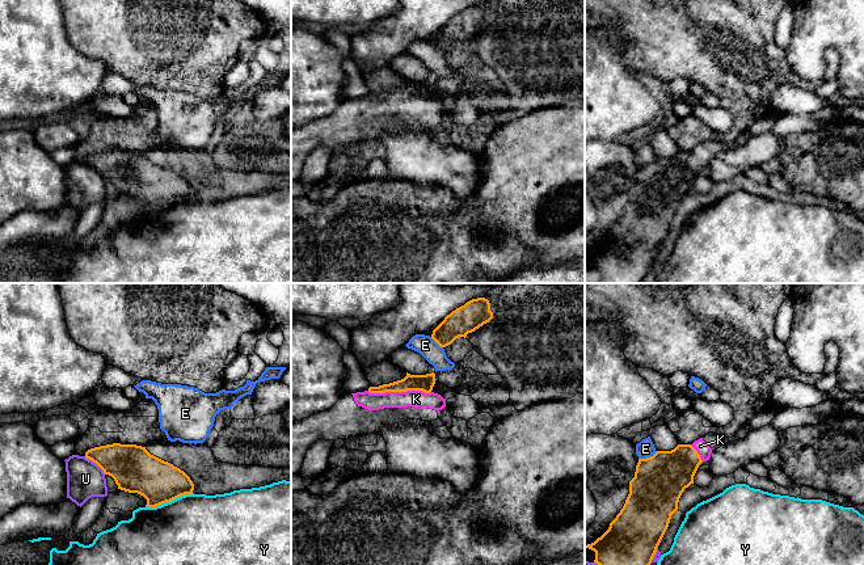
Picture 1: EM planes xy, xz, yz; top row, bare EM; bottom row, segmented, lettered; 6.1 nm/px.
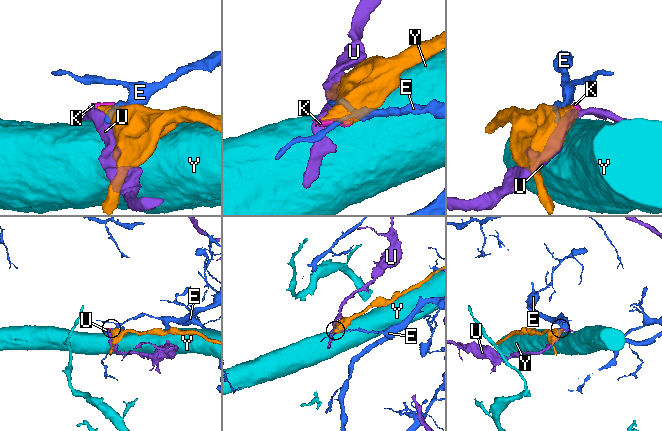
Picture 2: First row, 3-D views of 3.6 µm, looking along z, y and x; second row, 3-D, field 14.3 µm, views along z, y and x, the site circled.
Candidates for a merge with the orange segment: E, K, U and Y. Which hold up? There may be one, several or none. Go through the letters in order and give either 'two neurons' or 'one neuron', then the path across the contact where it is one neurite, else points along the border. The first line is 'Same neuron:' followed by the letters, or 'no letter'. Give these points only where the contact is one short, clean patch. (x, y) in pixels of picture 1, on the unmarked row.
Same neuron: K
E: two neurons | along yz (657, 157), (639, 165)
K: one neuron
U: two neurons
Y: two neurons

